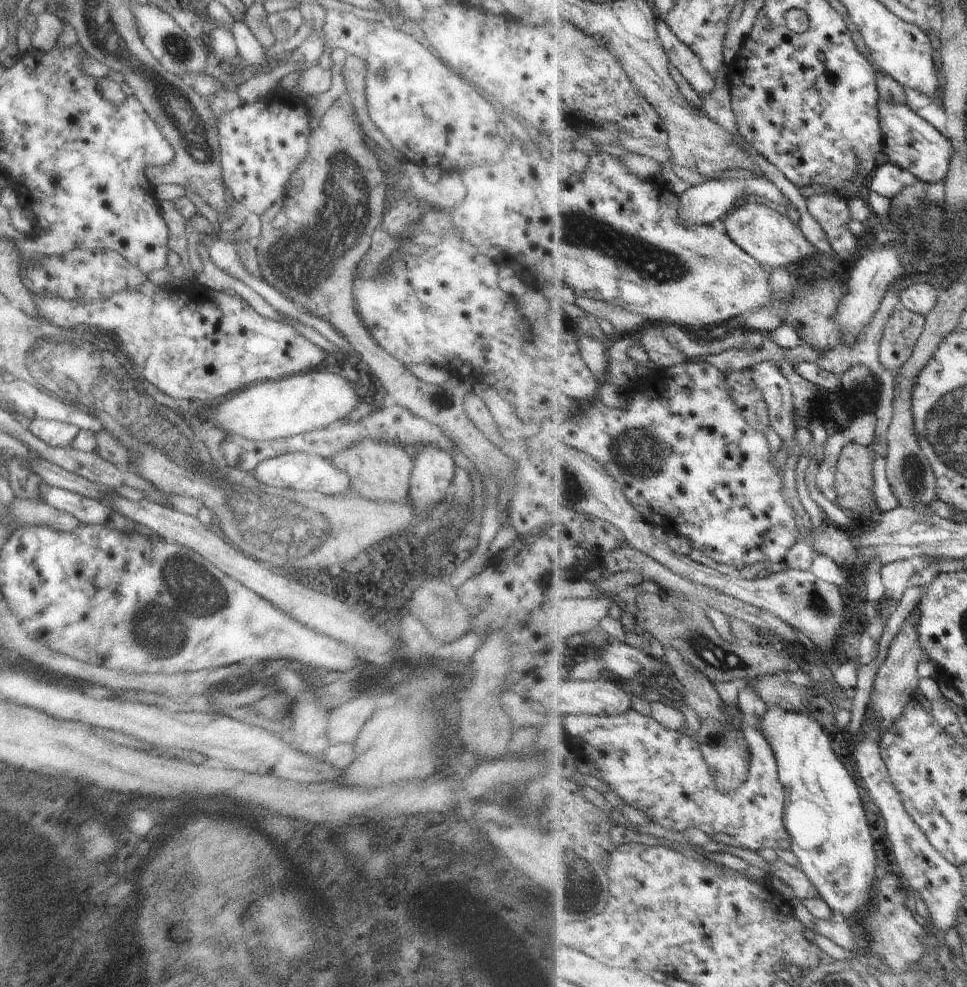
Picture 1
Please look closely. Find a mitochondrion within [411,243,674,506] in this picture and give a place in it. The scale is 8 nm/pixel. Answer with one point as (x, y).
(636, 453)

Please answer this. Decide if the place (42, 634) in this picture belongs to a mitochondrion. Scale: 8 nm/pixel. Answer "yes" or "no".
no

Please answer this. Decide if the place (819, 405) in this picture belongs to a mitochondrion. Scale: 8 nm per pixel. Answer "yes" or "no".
no

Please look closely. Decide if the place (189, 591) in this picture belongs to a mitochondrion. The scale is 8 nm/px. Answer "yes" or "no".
yes

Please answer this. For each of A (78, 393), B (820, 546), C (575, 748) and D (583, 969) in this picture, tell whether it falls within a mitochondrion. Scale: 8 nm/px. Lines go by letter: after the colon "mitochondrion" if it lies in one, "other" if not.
A: mitochondrion
B: other
C: other
D: other

